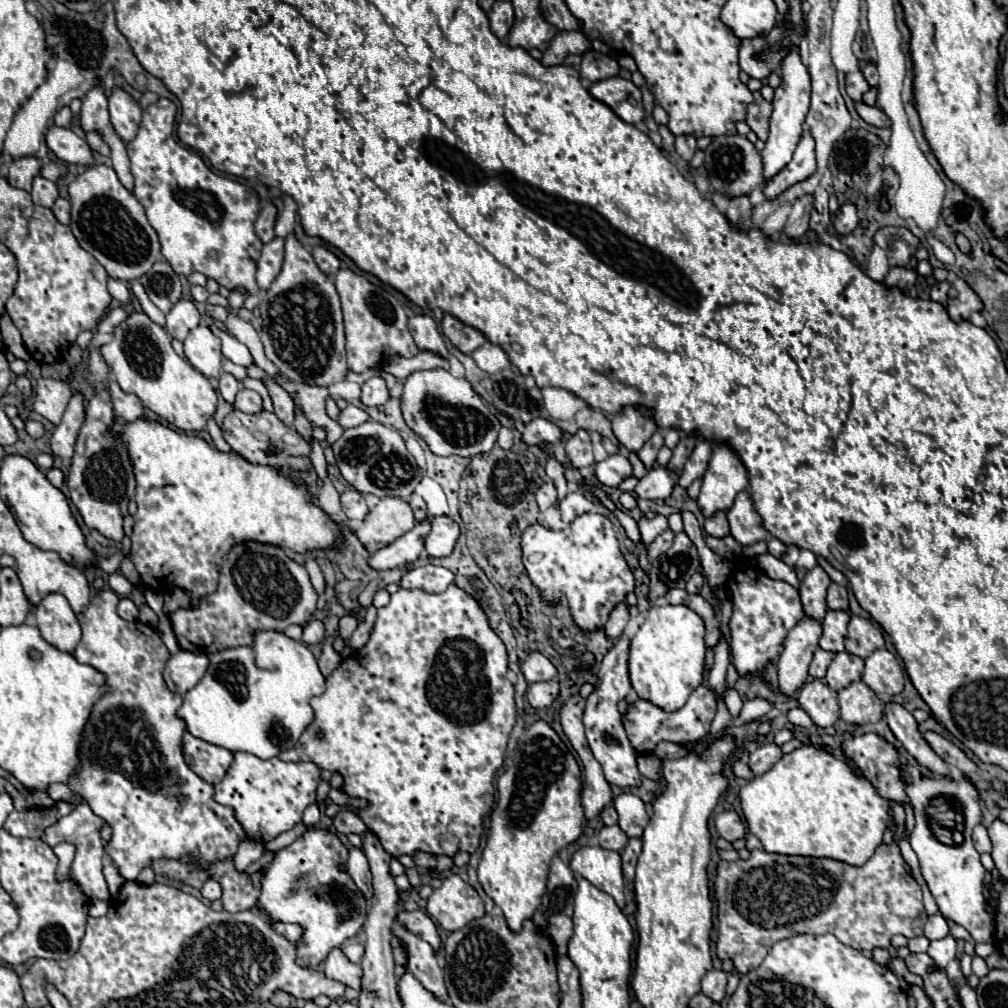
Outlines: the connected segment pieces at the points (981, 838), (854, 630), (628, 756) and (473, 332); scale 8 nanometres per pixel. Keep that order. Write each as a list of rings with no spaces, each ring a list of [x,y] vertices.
[[[977,825],[973,829],[973,843],[975,843],[975,849],[979,853],[989,853],[991,851],[991,839],[989,839],[989,833],[983,825]]]
[[[851,617],[849,633],[845,637],[845,649],[857,657],[869,657],[875,649],[881,649],[885,643],[883,633],[863,617]]]
[[[621,635],[613,643],[613,647],[607,651],[597,673],[595,691],[587,697],[587,707],[583,713],[585,737],[589,741],[589,747],[595,759],[601,763],[605,779],[617,787],[641,787],[641,773],[637,769],[637,753],[625,735],[621,713],[617,711],[617,701],[627,697],[627,693],[633,689],[629,681],[629,645],[631,645],[631,639],[627,635]]]
[[[451,315],[443,317],[443,333],[465,355],[471,355],[475,349],[479,349],[487,341],[477,329],[461,323]]]

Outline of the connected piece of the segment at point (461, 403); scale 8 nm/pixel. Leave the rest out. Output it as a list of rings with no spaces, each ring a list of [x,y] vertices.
[[[447,369],[415,371],[403,383],[401,411],[409,429],[419,435],[435,455],[475,457],[495,447],[499,419],[495,411],[473,391],[467,379],[453,377]]]

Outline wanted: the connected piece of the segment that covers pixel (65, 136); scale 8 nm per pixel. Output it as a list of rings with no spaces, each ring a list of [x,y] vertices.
[[[57,125],[49,127],[47,145],[65,163],[95,165],[95,157],[93,157],[93,151],[89,149],[89,143],[77,137],[71,129],[63,129]]]

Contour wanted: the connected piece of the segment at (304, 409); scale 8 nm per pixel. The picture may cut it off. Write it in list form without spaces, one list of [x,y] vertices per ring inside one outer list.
[[[277,373],[273,379],[295,399],[295,405],[311,421],[311,425],[325,429],[327,445],[333,445],[335,441],[339,441],[339,437],[343,435],[343,429],[325,411],[325,401],[329,397],[329,389],[327,387],[295,383],[295,381],[287,379],[283,373]]]

